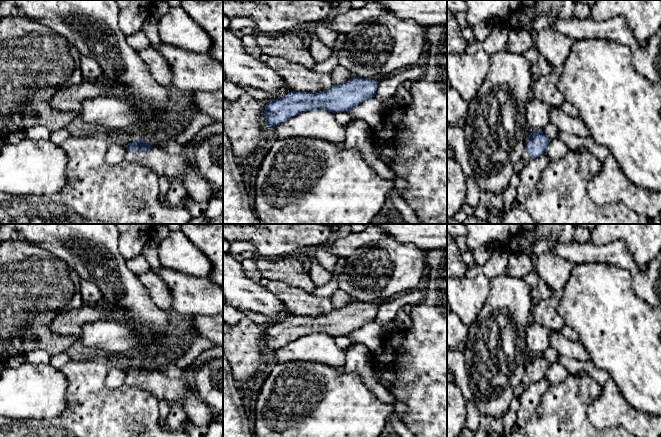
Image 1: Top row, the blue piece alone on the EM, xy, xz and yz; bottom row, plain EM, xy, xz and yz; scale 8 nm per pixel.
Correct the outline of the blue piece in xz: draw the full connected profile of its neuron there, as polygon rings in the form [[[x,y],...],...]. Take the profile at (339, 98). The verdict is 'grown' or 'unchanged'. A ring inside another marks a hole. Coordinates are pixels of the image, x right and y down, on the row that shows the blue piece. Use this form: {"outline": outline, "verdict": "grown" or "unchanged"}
{"outline": [[[392,74],[374,78],[353,77],[319,93],[291,91],[280,99],[268,100],[264,109],[266,126],[274,127],[304,112],[323,109],[332,113],[350,111],[367,99],[375,97],[378,83]]], "verdict": "grown"}

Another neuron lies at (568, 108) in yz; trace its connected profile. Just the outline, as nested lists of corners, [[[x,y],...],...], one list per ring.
[[[564,102],[560,108],[568,115],[572,116],[572,117],[577,117],[578,116],[578,110],[576,107],[574,107],[572,104],[570,104],[569,102]]]

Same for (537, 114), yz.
[[[531,96],[525,108],[525,122],[531,131],[542,130],[550,123],[550,106]]]

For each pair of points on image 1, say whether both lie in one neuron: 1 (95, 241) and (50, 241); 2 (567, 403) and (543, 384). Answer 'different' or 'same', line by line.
1: same
2: different

